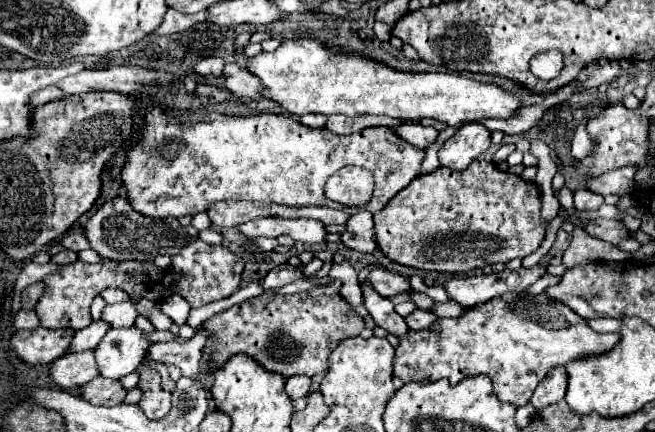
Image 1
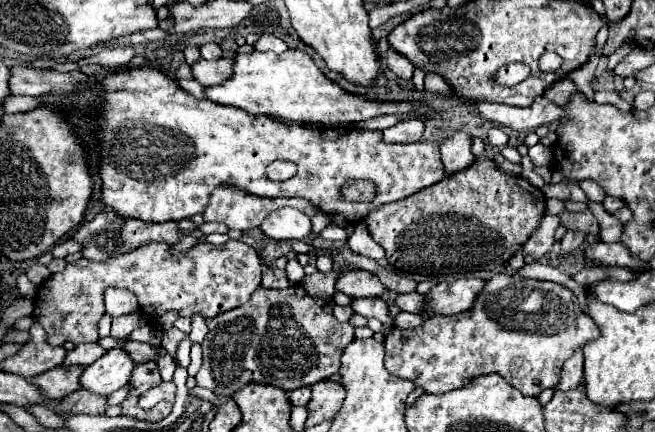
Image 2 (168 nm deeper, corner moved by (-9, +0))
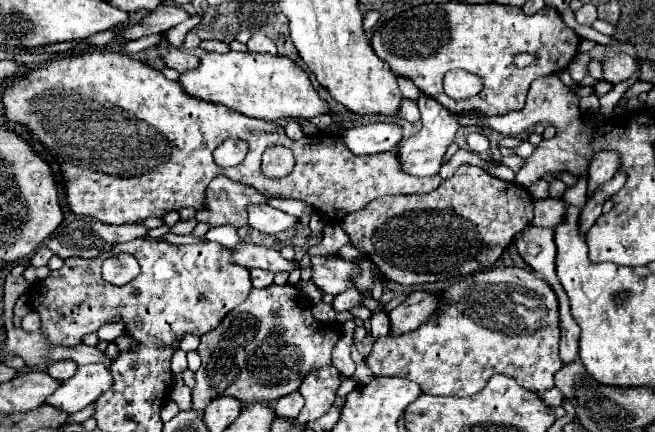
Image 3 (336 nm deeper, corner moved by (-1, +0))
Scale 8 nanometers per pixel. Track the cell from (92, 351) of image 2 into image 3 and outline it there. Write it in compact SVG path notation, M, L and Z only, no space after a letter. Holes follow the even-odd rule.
M68 359L68 361L56 361L56 363L50 363L46 371L48 371L54 379L58 379L58 381L66 381L66 379L70 379L70 377L76 373L76 369L78 369L78 363Z

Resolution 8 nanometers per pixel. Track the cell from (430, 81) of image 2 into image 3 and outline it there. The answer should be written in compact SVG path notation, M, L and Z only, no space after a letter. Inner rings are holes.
M424 93L418 99L418 107L420 107L420 115L422 115L422 129L414 137L408 137L408 139L400 141L398 155L400 155L400 161L404 163L406 173L416 175L416 177L438 175L440 165L442 165L444 155L446 155L446 149L456 137L456 129L458 129L457 116L456 113L442 107L434 97L428 97Z

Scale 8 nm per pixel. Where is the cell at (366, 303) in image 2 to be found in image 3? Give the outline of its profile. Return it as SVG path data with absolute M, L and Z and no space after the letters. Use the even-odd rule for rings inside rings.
M348 289L334 297L332 307L336 311L352 311L354 307L362 307L362 293L358 289Z

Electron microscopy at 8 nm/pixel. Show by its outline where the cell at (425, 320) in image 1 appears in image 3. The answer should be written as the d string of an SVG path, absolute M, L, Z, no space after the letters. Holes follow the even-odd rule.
M384 311L374 313L372 319L370 319L370 325L372 325L370 333L372 333L374 339L378 339L382 335L388 335L390 333L390 317L388 317L388 313L384 313Z

